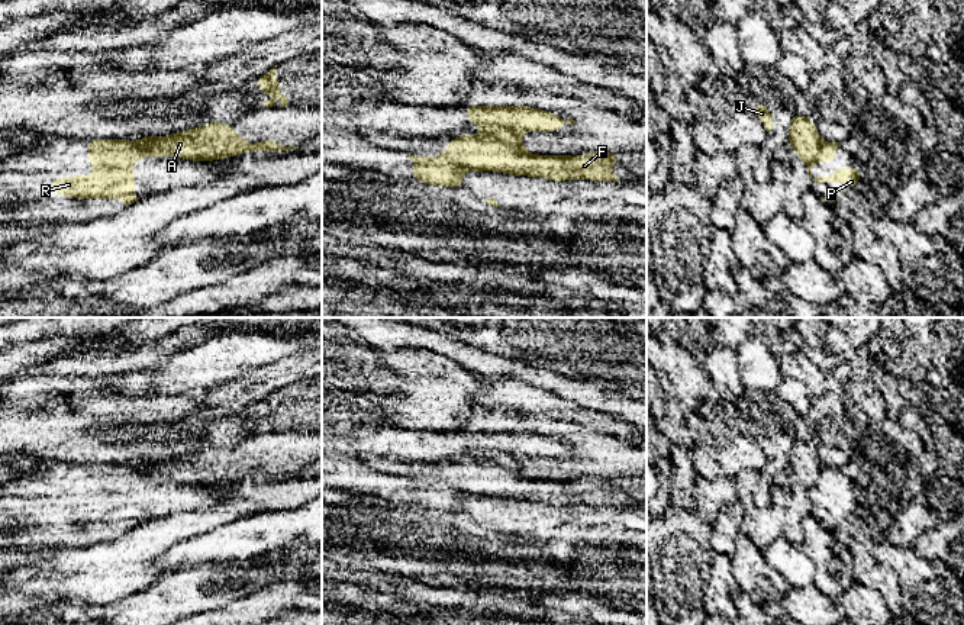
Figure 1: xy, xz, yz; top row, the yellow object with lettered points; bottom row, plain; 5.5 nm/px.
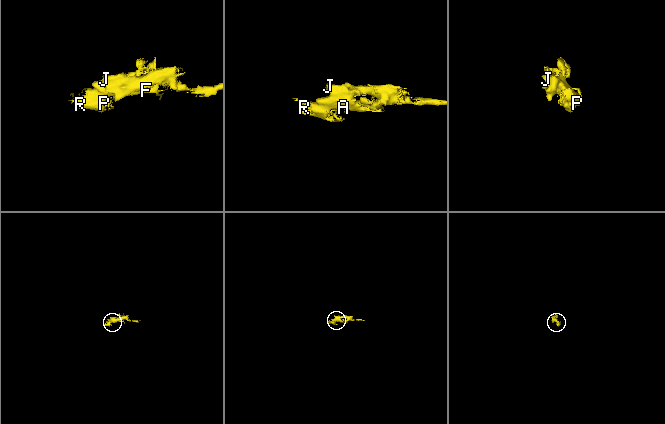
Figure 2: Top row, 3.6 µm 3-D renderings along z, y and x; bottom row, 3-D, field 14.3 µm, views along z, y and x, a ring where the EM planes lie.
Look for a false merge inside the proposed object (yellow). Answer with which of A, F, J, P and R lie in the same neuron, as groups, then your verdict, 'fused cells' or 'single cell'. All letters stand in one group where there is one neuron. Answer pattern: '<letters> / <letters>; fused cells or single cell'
A F J / P R; fused cells

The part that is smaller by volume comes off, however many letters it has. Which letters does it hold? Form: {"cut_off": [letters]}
{"cut_off": ["P", "R"]}

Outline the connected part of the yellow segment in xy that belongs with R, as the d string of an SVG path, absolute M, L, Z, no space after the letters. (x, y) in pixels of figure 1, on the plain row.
M90 464L88 486L94 490L94 502L52 503L51 513L64 522L110 523L119 522L132 529L141 522L132 519L138 502L132 500L132 490L141 480L146 480L138 467L125 464Z

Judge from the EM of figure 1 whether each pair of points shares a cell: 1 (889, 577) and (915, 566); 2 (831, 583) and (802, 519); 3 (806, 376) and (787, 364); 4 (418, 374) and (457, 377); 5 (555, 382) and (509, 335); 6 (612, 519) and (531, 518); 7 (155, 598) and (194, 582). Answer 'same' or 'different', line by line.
1: different
2: same
3: same
4: same
5: different
6: same
7: same

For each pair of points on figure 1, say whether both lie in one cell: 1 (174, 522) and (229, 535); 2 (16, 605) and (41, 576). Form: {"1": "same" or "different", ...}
{"1": "different", "2": "different"}

